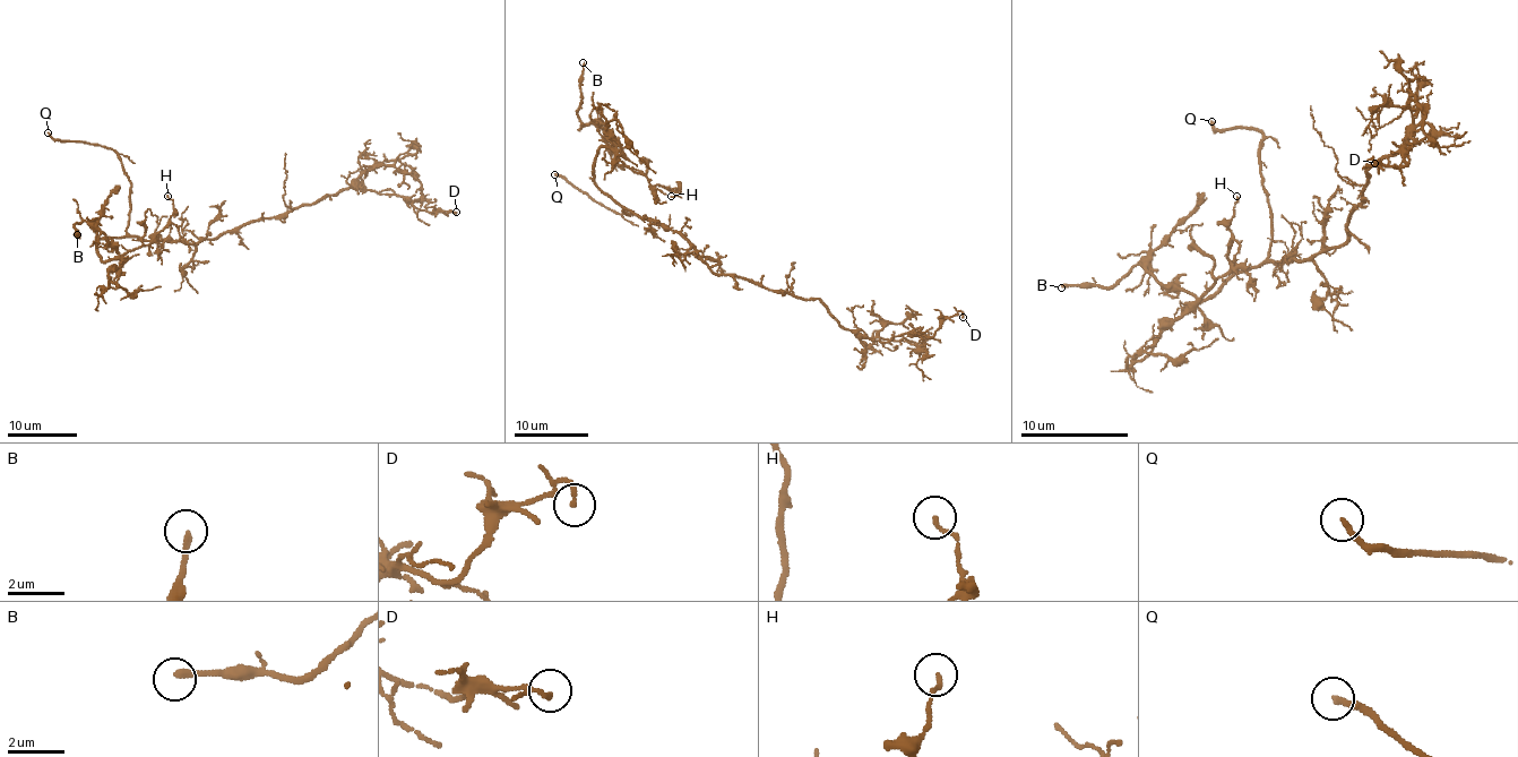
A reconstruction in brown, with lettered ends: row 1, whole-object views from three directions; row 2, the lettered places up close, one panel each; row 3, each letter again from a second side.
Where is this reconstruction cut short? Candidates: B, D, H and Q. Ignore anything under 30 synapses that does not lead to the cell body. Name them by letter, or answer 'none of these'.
Q

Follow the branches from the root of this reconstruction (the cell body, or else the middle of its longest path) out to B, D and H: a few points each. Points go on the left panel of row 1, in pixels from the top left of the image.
B: (205, 239), (104, 238), (96, 252), (104, 261), (119, 256), (115, 247), (86, 221), (75, 225), (77, 234)
D: (205, 239), (284, 215), (347, 187), (405, 196), (431, 213), (456, 212)
H: (205, 239), (104, 238), (97, 256), (117, 260), (153, 240), (174, 213), (167, 196)

